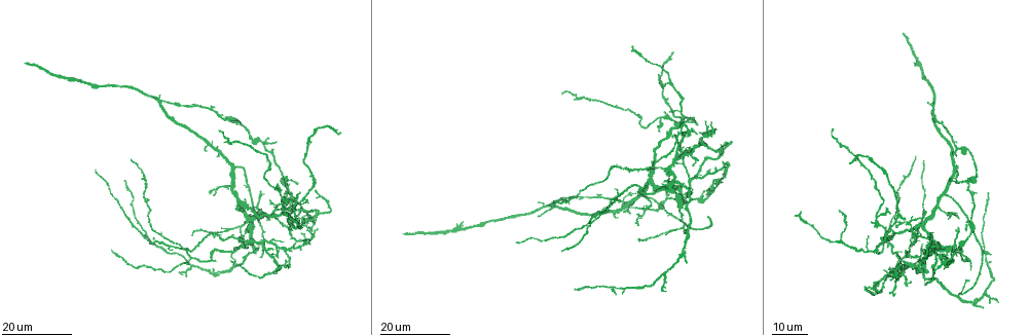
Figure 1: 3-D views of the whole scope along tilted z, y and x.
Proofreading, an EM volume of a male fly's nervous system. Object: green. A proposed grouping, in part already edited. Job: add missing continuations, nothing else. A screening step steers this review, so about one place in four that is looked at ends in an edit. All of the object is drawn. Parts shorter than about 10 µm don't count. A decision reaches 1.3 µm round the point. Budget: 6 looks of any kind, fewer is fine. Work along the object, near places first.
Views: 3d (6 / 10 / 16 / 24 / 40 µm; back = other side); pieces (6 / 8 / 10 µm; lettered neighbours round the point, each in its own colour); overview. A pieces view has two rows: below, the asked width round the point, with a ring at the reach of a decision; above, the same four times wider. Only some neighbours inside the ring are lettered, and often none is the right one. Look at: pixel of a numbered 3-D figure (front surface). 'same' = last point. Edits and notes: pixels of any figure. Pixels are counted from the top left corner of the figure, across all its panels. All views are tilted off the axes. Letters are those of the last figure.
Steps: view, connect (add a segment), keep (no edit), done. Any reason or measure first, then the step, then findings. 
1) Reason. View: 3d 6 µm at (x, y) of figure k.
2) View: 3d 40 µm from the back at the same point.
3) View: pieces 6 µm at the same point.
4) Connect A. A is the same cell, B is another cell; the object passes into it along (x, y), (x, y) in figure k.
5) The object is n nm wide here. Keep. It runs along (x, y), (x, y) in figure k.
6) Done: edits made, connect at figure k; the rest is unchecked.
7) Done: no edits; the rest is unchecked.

Long arm stops here. View: 3d 16 µm at (962, 295) of figure 1.

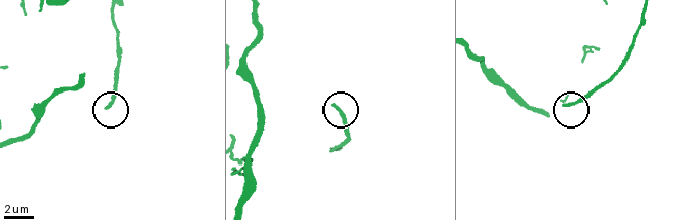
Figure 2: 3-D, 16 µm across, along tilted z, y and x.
What lies round it. View: pieces 6 µm at (565, 106) of figure 2.

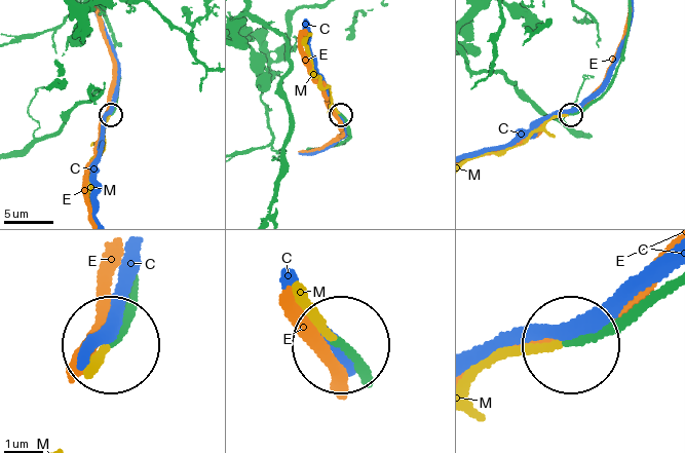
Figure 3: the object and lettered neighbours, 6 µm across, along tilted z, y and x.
The object is 160 nm wide here. Connect M. M is the same cell, C and E are other cells; the object passes into it along (363, 363), (309, 295) in figure 3; it goes on there.

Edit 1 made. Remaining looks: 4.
View: overview.

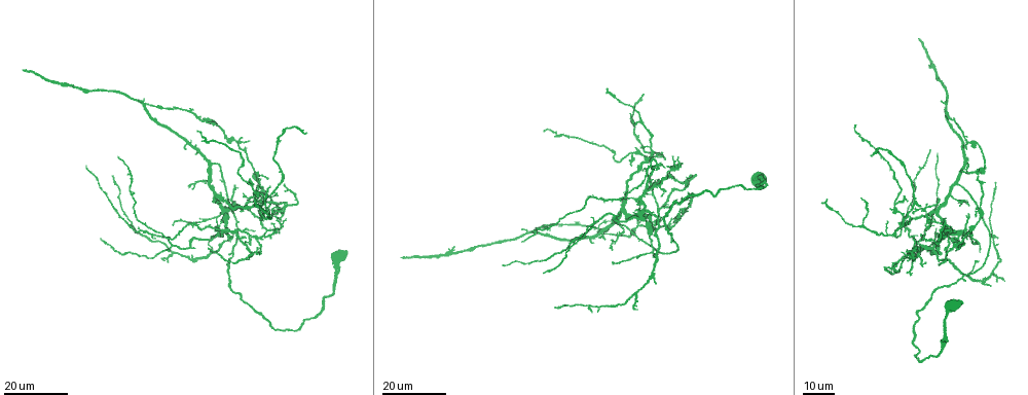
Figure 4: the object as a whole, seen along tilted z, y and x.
Tapers out. View: 3d 24 µm at (983, 278) of figure 4.

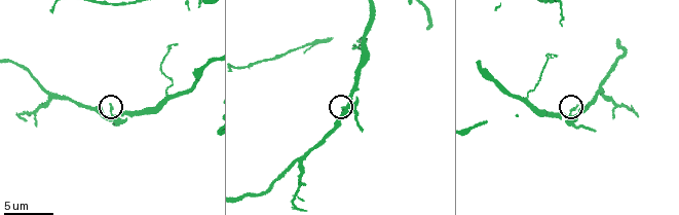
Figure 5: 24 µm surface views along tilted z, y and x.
View: pieces 10 µm at (578, 105) of figure 5.

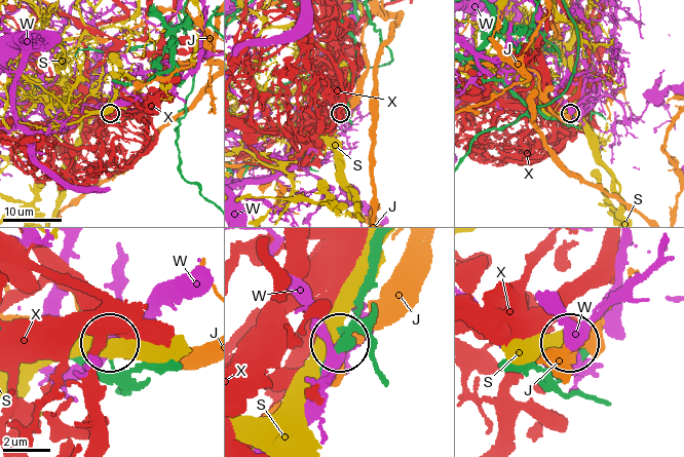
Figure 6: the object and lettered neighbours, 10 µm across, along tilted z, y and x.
Keep. J, S, W and X are other cells; no lettered segment goes on from it.

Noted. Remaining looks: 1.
Done: edits made, connect at figure 3; the rest is unchecked.

